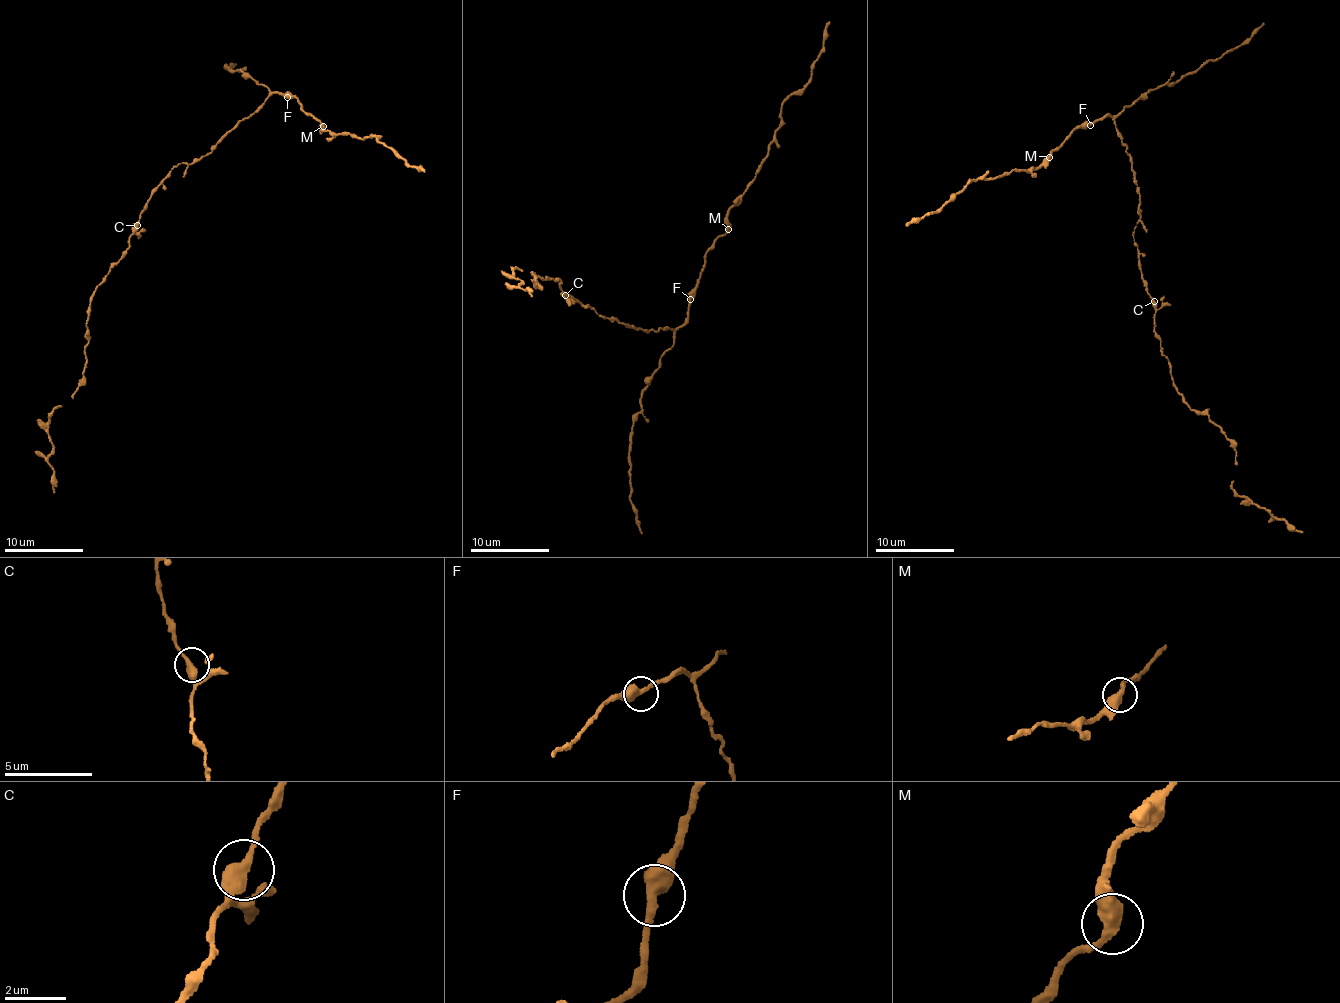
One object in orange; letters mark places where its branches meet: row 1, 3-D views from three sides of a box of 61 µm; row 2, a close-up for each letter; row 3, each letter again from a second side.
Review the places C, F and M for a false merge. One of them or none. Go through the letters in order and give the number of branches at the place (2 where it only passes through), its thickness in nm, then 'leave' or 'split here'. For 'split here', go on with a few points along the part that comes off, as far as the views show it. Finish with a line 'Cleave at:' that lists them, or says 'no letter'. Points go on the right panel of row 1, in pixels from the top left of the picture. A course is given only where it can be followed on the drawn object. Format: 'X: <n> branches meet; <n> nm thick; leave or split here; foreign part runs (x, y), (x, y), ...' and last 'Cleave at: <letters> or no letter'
C: 2 branches meet; 400 nm thick; leave
F: 2 branches meet; 420 nm thick; leave
M: 2 branches meet; 440 nm thick; leave
Cleave at: no letter

